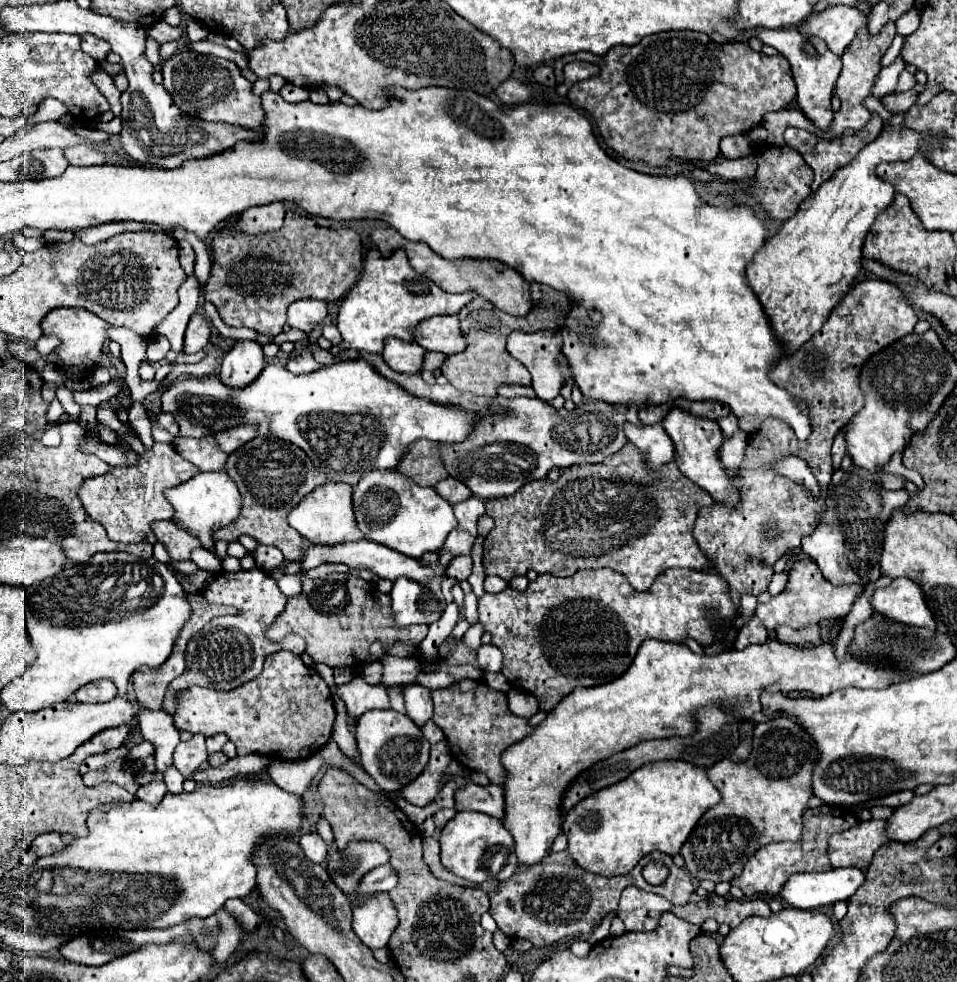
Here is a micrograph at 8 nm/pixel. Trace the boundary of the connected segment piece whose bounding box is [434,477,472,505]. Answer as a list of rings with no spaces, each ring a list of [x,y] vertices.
[[[454,477],[442,479],[442,483],[436,483],[434,489],[436,489],[442,497],[446,497],[450,505],[456,505],[456,503],[460,503],[460,501],[466,501],[466,499],[472,495],[470,489],[468,489],[466,485],[462,485],[462,483],[460,483],[458,479],[454,479]]]

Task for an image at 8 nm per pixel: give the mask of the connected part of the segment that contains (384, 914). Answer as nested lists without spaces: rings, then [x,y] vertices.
[[[386,893],[372,895],[370,899],[362,899],[362,895],[356,895],[350,905],[354,907],[352,929],[360,937],[360,941],[370,949],[386,947],[392,931],[398,925],[392,899]]]

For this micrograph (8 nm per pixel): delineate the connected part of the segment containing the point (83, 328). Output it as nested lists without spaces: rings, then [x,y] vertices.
[[[60,307],[60,309],[54,309],[42,321],[44,335],[56,335],[56,337],[62,339],[62,345],[56,349],[56,353],[58,353],[58,357],[64,363],[62,369],[70,377],[88,377],[94,369],[98,369],[108,327],[110,325],[106,321],[98,319],[98,315],[94,315],[90,311],[76,309],[76,307],[68,307],[68,309],[62,309]]]

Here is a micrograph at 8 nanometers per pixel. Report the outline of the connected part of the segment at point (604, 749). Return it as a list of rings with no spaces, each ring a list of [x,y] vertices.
[[[648,639],[620,679],[602,683],[602,687],[576,687],[534,733],[502,753],[502,767],[508,773],[502,783],[506,791],[506,819],[502,823],[514,837],[516,857],[522,865],[534,865],[546,857],[548,847],[562,831],[562,795],[576,775],[640,741],[692,735],[696,731],[694,711],[702,705],[720,703],[746,721],[762,709],[760,693],[764,691],[810,691],[822,697],[848,685],[884,689],[892,679],[898,679],[898,671],[886,663],[872,665],[852,657],[838,663],[832,643],[796,647],[768,639],[764,645],[750,645],[742,651],[696,655],[686,645]]]

